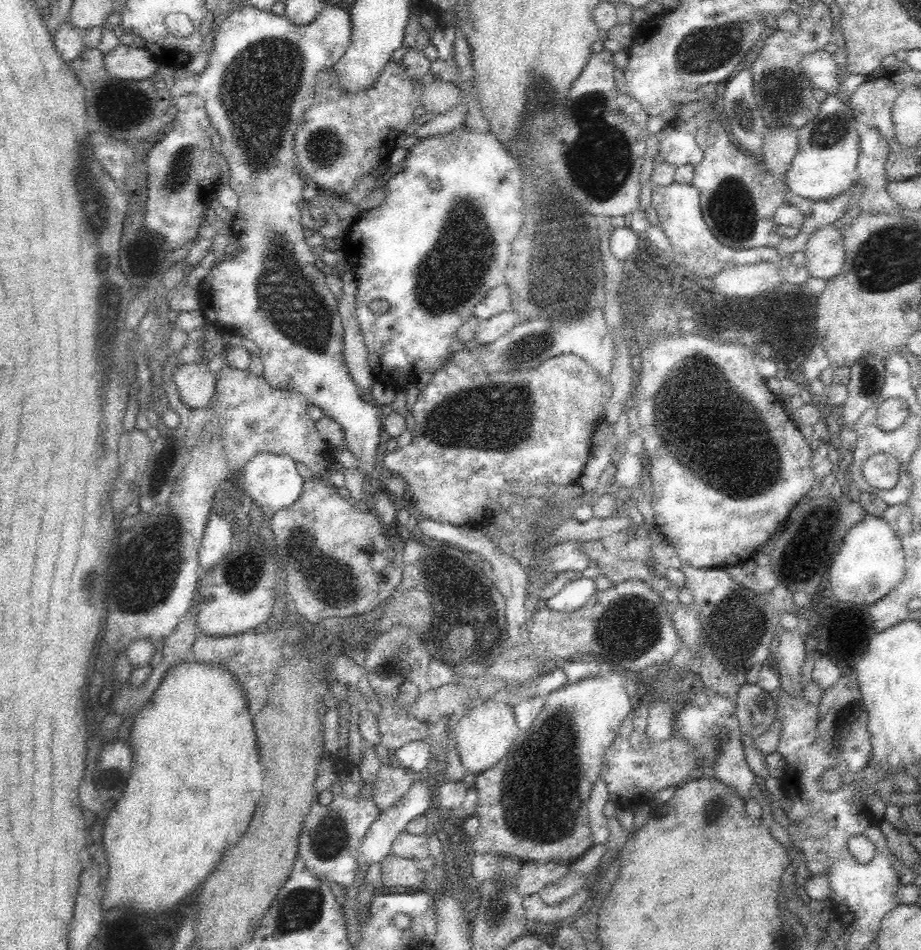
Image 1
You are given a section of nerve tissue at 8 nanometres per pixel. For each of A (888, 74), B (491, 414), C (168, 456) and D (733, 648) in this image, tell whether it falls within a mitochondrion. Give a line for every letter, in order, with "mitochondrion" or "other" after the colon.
A: other
B: mitochondrion
C: other
D: mitochondrion

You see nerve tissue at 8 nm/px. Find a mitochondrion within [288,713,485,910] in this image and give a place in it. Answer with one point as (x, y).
(330, 840)

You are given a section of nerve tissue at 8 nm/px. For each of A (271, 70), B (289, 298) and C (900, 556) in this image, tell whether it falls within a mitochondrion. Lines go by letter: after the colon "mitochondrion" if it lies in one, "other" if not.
A: mitochondrion
B: mitochondrion
C: other

